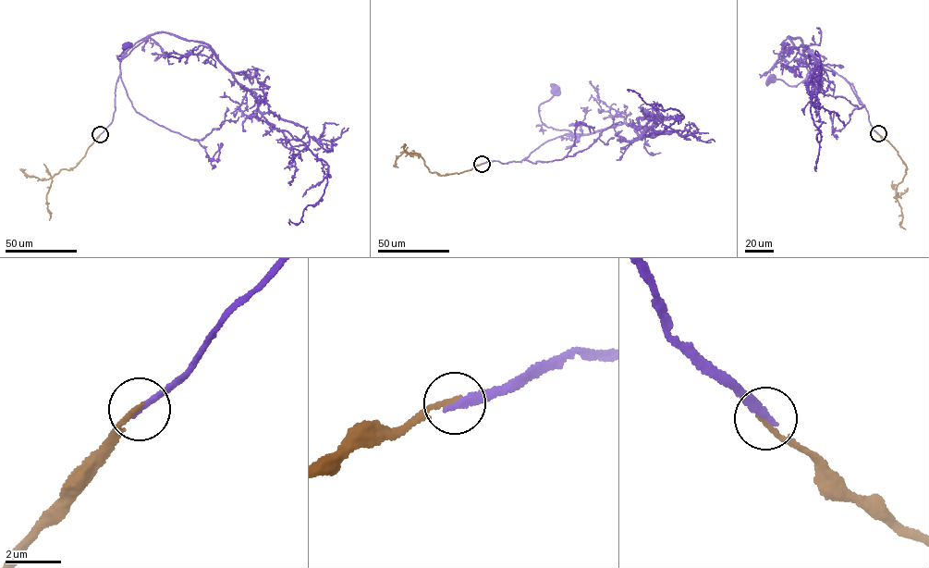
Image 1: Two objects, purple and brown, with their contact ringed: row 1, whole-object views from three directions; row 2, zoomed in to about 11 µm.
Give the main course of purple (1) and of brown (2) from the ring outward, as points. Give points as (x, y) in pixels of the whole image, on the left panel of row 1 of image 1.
1: (100, 134), (112, 121), (123, 55), (135, 43), (148, 37), (128, 55), (118, 59), (127, 48), (125, 45)
2: (100, 134), (76, 166), (62, 169), (52, 178), (46, 196), (49, 219)

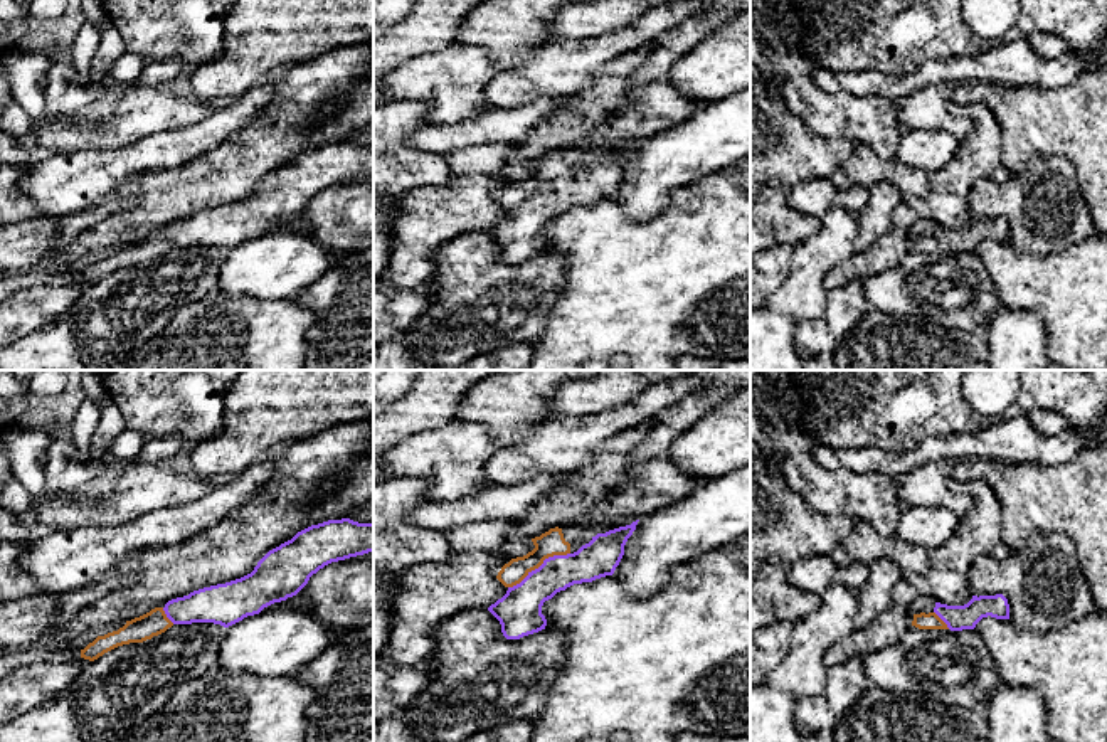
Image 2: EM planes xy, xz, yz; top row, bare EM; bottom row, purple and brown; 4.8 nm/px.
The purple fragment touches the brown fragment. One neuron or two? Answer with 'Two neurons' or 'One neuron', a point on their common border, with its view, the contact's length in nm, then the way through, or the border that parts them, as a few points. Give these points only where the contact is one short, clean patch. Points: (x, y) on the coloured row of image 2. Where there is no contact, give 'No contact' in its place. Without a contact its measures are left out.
One neuron. Touches purple at xz (540, 566). Shared border 340 nm

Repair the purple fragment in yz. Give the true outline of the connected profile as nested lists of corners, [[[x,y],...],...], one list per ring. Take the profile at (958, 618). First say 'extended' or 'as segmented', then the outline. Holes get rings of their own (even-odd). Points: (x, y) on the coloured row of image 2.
extended | [[[1003,594],[972,596],[964,606],[935,602],[932,612],[914,614],[912,626],[919,629],[974,629],[983,617],[1009,619],[1009,604]]]

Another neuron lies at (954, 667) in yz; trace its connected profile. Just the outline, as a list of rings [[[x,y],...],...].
[[[908,628],[898,643],[863,656],[870,685],[890,693],[924,693],[947,707],[986,708],[1001,681],[976,629]]]

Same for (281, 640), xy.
[[[281,601],[225,628],[217,666],[230,675],[296,676],[333,641],[316,614]]]

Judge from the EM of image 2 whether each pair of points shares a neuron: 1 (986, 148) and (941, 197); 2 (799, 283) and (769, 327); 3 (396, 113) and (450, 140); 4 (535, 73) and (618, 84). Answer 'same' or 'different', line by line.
1: same
2: different
3: different
4: different

